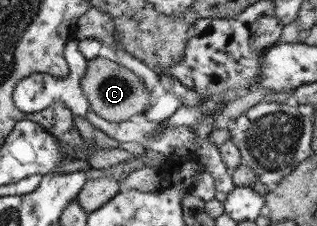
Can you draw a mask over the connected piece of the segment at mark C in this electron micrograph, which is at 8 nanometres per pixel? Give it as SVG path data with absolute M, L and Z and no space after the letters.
M102 55L88 60L82 87L90 110L114 123L130 121L133 117L144 114L154 103L142 78L136 76L130 69L115 63L113 59L104 58Z

